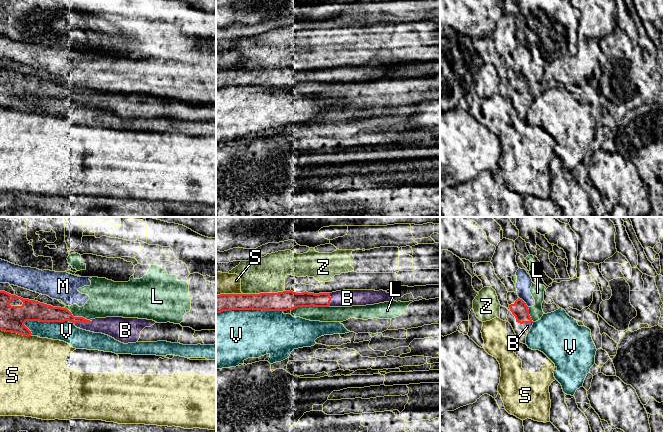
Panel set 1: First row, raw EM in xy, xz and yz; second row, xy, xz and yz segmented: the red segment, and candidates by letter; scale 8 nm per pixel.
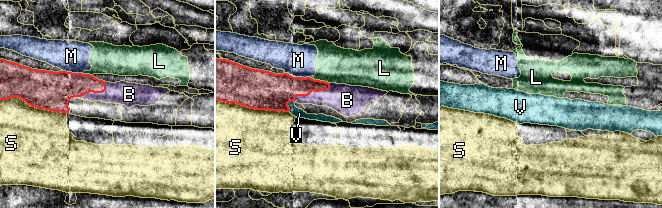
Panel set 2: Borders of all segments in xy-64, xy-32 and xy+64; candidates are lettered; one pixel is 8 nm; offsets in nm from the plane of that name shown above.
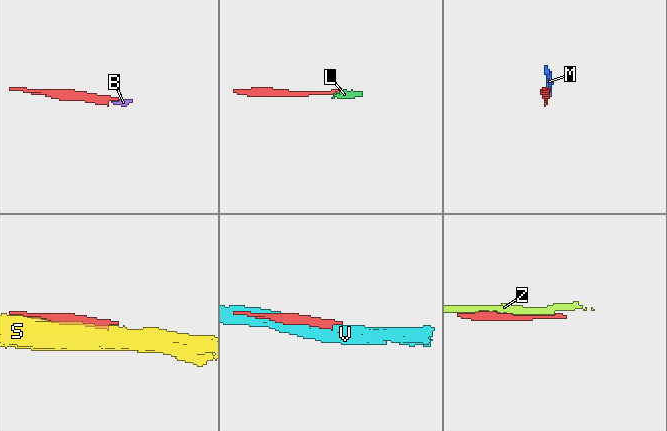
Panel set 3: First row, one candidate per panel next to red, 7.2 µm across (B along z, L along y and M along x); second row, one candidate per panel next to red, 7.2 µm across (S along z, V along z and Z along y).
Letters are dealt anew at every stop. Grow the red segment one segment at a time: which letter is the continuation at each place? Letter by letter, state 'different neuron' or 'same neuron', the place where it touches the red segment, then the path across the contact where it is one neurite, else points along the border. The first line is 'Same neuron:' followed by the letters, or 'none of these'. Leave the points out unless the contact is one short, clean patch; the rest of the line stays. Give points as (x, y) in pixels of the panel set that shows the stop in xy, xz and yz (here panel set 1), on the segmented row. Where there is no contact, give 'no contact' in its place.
Same neuron: B
B: same neuron; meets red in xy at (83, 322); runs through xy (53, 314), (64, 314), (83, 322), (87, 325), (112, 326)
L: different neuron; meets red in xz at (309, 306)
M: different neuron; meets red in yz at (524, 302)
S: different neuron; meets red in xy at (15, 332)
V: different neuron; meets red in xz at (249, 309)
Z: different neuron; meets red in xz at (263, 293)

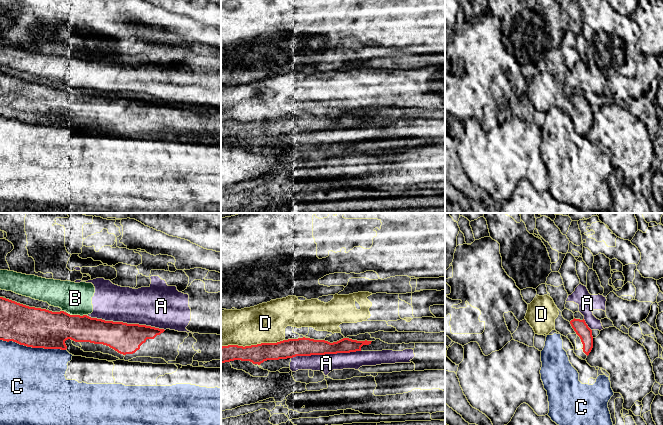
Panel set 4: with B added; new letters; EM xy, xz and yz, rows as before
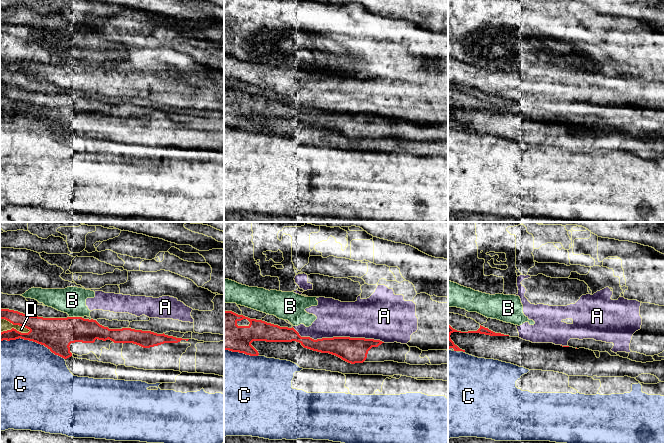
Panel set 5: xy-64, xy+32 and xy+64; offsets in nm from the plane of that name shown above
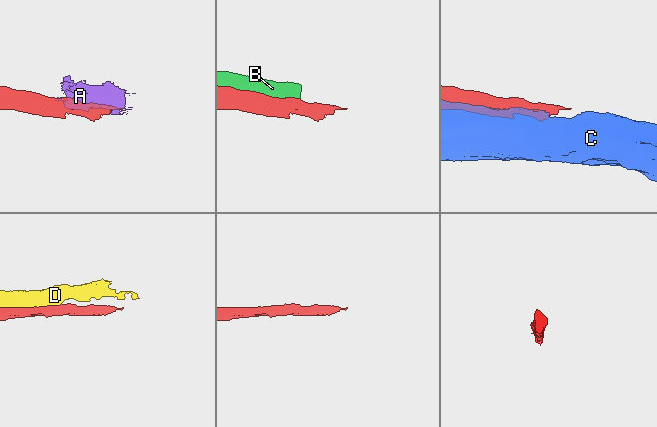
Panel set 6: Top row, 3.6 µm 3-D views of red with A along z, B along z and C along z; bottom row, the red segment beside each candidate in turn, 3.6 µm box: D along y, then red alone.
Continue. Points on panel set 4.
Same neuron: none of these
A: different neuron; meets red in xy at (125, 323)
B: different neuron; meets red in xy at (77, 315)
C: different neuron; meets red in xy at (33, 347)
D: different neuron; meets red in xz at (252, 345)

